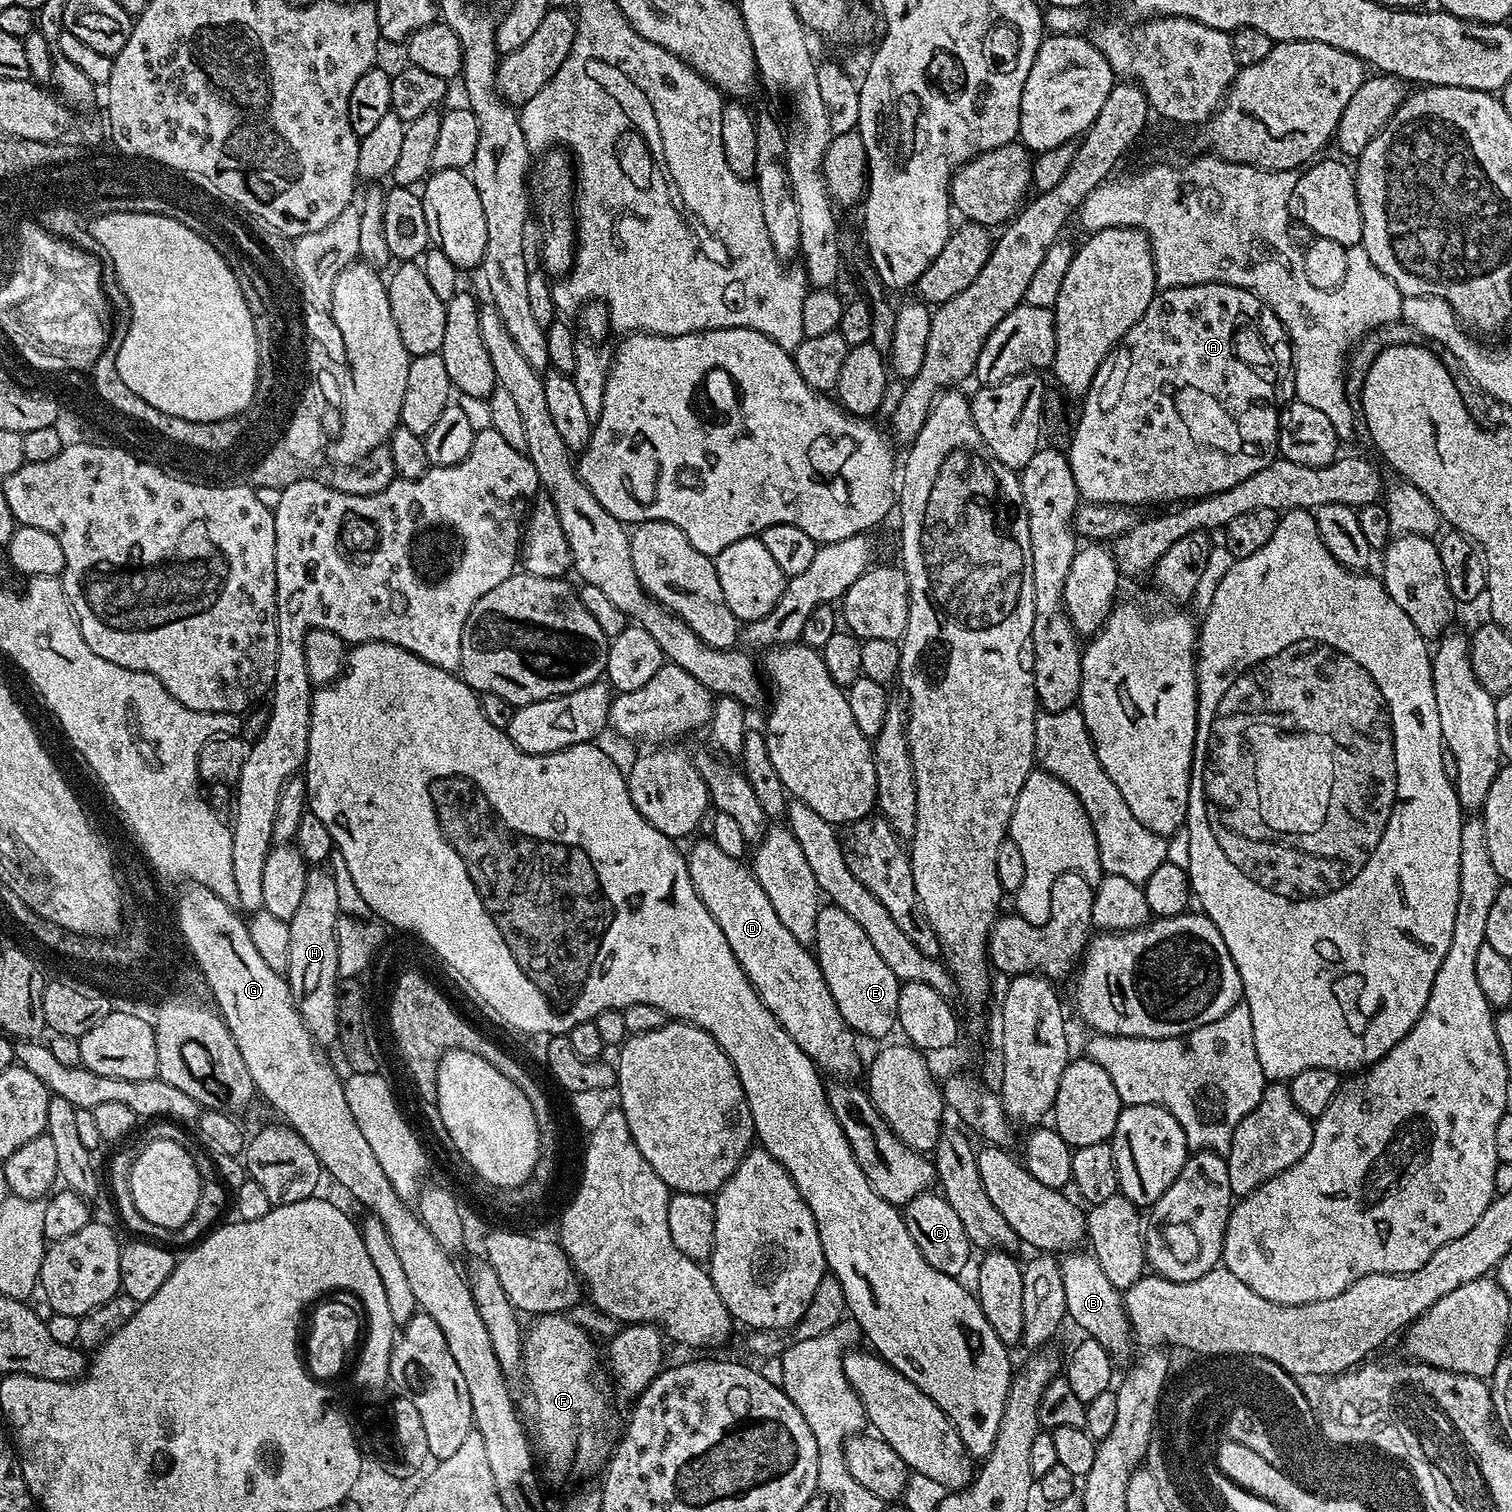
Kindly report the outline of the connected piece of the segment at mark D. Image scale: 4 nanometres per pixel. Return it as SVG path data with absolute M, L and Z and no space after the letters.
M704 838L700 840L692 849L687 849L686 859L690 878L694 882L694 890L698 890L698 898L710 910L714 922L722 926L722 934L726 934L726 942L730 942L730 950L734 950L734 958L742 966L742 970L750 978L756 993L762 998L762 1002L778 1018L778 1022L802 1046L802 1050L814 1061L821 1073L832 1078L856 1078L861 1075L862 1064L856 1057L856 1052L852 1049L854 1033L852 1027L838 1014L838 1006L826 986L826 978L820 969L820 963L815 955L782 926L778 914L774 914L774 906L770 906L770 898L766 898L766 890L758 882L758 878L752 873L751 867L743 859L735 860L730 858L721 848L711 840Z

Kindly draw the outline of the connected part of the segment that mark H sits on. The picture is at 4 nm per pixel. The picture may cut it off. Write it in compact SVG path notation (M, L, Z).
M324 870L309 871L306 878L306 890L294 918L288 925L288 971L286 979L288 989L292 991L292 1000L296 1003L298 1014L306 1030L317 1045L337 1043L338 1030L338 938L336 921L342 915L340 909L340 888L336 880Z

